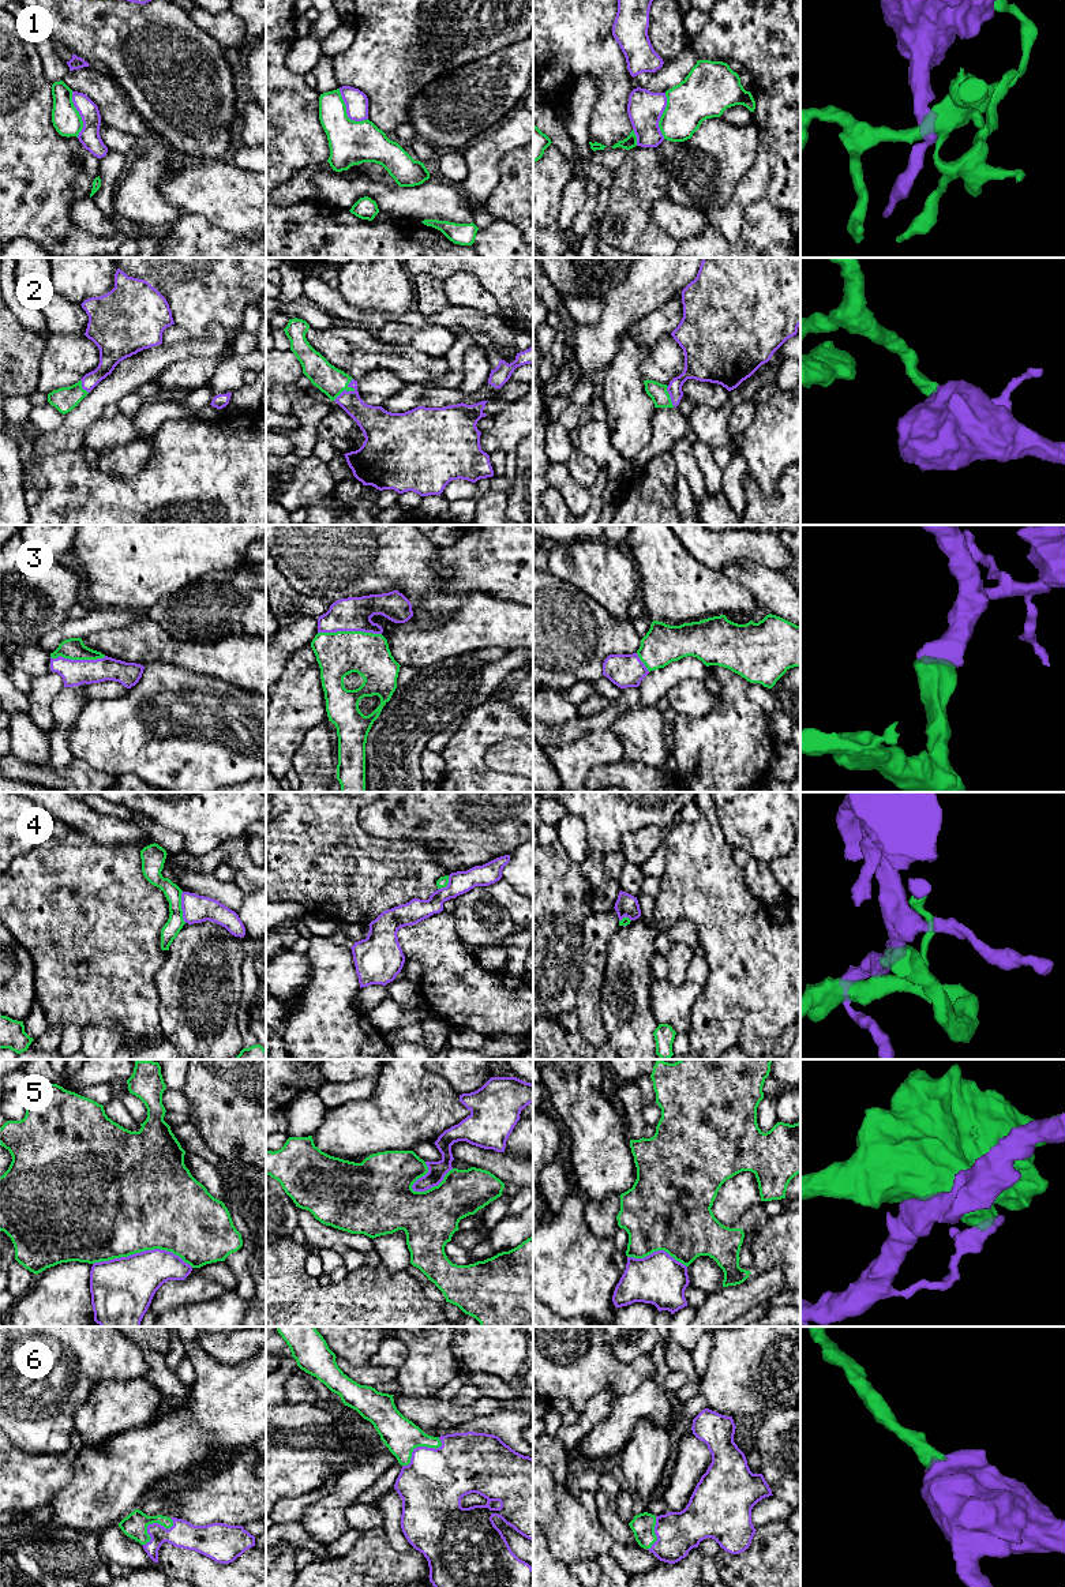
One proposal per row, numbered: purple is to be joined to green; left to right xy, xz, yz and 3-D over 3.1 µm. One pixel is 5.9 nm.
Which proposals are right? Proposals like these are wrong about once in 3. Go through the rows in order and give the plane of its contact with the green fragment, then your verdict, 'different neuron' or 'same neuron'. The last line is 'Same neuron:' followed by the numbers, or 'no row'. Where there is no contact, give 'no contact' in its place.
1: xz | different neuron
2: xz | same neuron
3: xz | same neuron
4: xy | different neuron
5: xy | different neuron
6: xz | same neuron
Same neuron: 2, 3, 6

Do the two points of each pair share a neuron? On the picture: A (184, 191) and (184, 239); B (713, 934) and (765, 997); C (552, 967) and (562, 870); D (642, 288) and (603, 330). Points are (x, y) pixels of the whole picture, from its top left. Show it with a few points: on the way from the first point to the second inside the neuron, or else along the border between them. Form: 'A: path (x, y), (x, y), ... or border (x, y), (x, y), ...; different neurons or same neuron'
A: border (182, 212), (202, 214), (214, 225); different neurons
B: path (728, 949), (738, 959), (741, 971), (752, 982); same neuron
C: path (552, 942), (555, 895); same neuron
D: path (632, 299), (614, 319); same neuron

